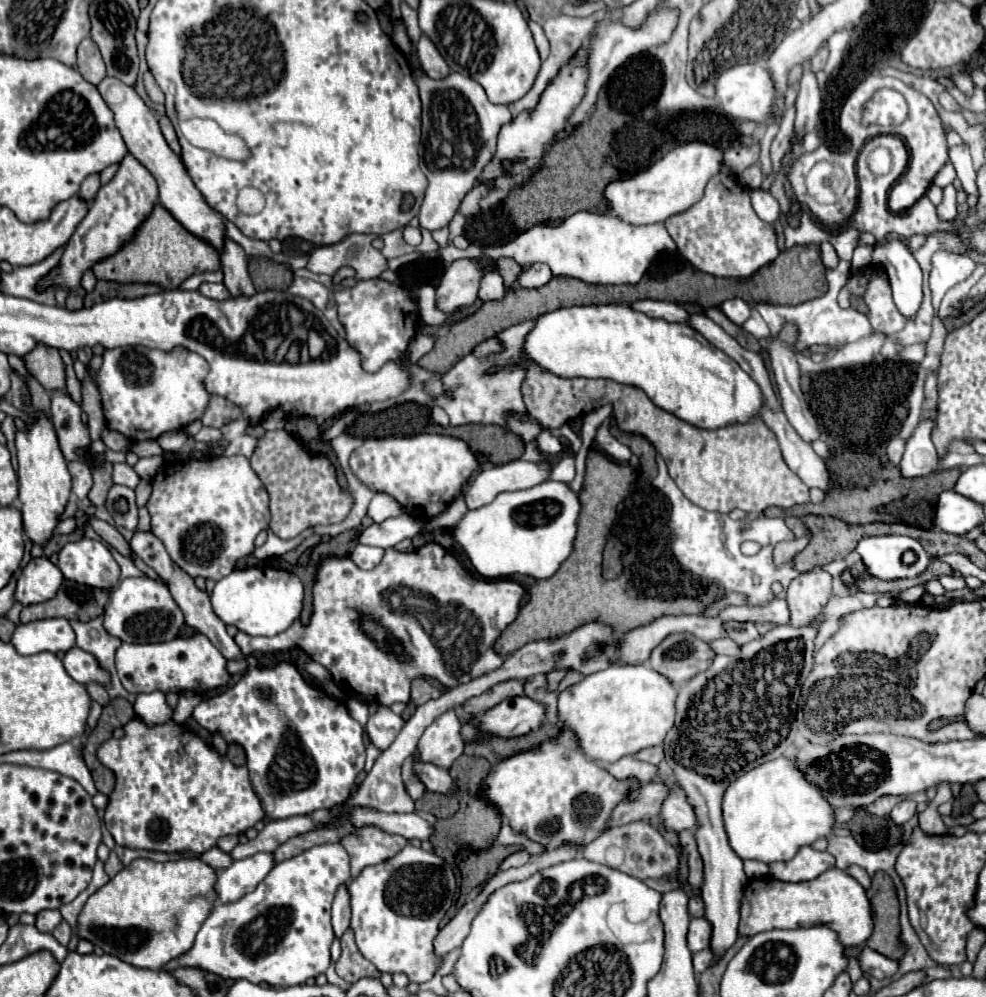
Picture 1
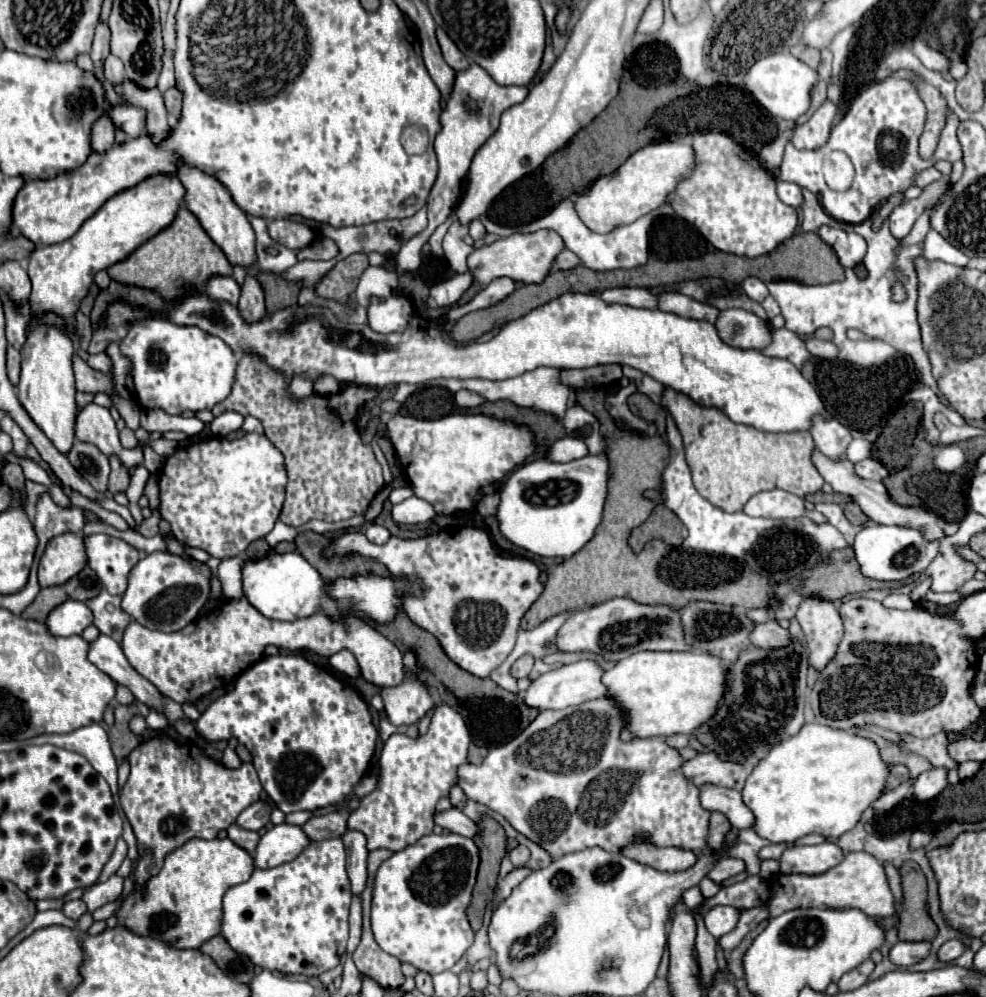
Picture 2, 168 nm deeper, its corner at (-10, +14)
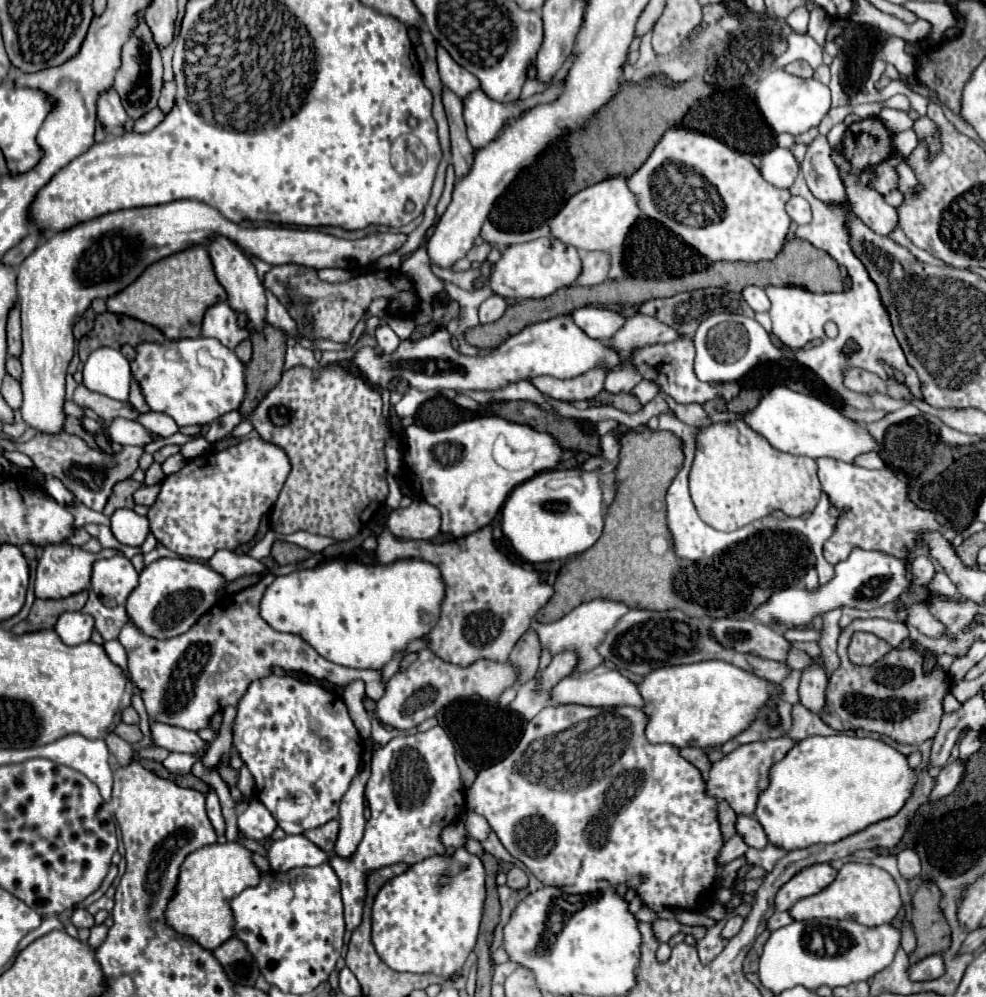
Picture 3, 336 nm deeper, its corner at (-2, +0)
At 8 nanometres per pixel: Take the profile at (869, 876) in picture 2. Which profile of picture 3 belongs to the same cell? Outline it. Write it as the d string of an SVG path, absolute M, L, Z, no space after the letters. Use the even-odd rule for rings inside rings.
M846 863L838 871L836 879L826 889L822 889L816 895L810 895L810 897L796 901L788 913L796 921L804 921L804 919L854 919L860 925L876 927L876 925L890 923L896 917L896 913L900 911L900 907L902 907L902 901L900 901L898 887L886 871L882 871L880 867L874 867L874 865Z

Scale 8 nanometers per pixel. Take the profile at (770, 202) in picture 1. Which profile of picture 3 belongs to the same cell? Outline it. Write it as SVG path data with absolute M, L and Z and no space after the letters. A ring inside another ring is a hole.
M790 197L790 201L786 203L786 213L790 215L792 221L796 221L798 225L804 225L812 219L810 213L810 205L802 199L802 197Z

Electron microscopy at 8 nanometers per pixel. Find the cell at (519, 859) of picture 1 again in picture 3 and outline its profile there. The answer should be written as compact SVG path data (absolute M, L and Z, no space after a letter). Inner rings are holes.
M512 867L512 869L508 871L508 887L512 887L512 889L522 889L522 887L526 887L526 885L528 885L526 873L524 873L520 867Z

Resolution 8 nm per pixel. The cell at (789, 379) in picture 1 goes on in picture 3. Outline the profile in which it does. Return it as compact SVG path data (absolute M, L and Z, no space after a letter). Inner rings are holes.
M820 457L816 459L816 465L818 465L822 491L828 495L830 503L836 507L850 509L844 517L838 519L838 527L834 535L824 543L824 557L828 563L836 565L844 561L854 547L878 549L878 551L888 551L892 555L906 557L908 551L914 549L916 533L940 527L934 521L934 515L930 511L920 511L906 497L908 491L906 481L902 481L892 471L888 469L870 471L832 457Z

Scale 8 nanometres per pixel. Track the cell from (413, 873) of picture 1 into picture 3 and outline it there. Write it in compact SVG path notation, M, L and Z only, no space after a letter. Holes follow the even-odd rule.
M464 847L452 855L434 855L408 867L402 875L388 879L374 897L372 945L378 957L400 973L454 977L474 949L484 895L482 861Z

